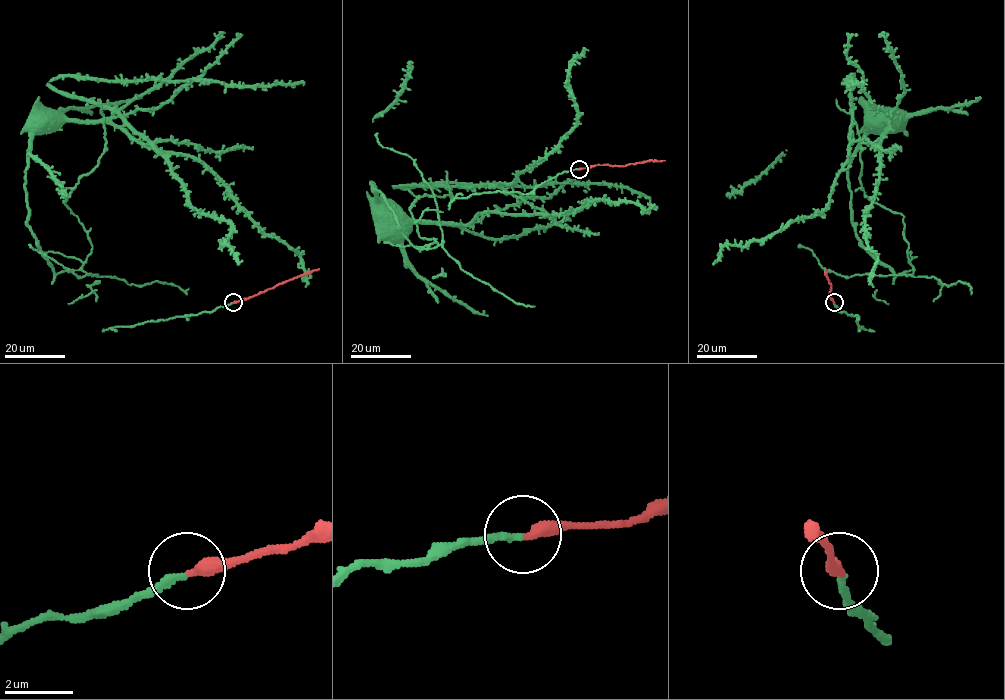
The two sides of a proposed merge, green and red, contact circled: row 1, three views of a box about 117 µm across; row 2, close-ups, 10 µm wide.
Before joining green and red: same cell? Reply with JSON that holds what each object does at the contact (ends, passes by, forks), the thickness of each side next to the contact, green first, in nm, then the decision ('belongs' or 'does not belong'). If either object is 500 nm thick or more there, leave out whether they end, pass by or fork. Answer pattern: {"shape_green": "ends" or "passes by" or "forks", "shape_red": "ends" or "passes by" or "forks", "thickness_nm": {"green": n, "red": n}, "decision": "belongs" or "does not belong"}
{"shape_green": "ends", "shape_red": "ends", "thickness_nm": {"green": 190, "red": 360}, "decision": "belongs"}

